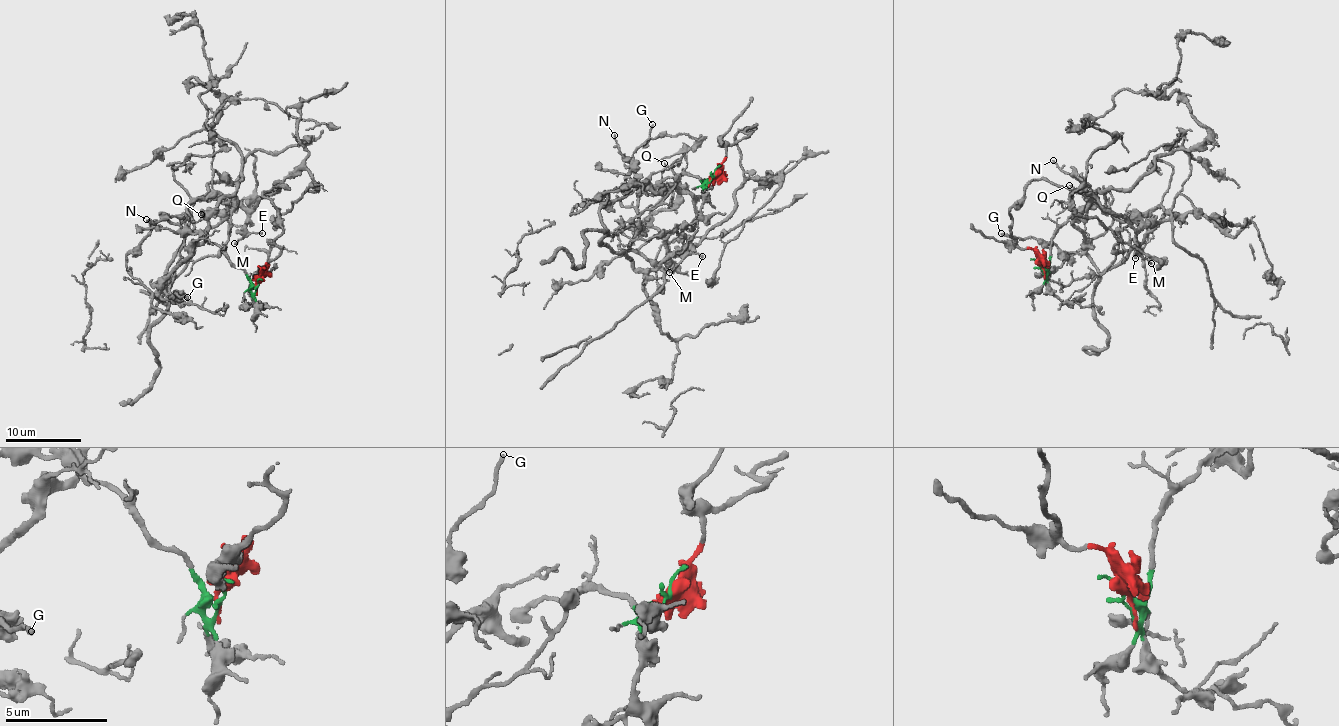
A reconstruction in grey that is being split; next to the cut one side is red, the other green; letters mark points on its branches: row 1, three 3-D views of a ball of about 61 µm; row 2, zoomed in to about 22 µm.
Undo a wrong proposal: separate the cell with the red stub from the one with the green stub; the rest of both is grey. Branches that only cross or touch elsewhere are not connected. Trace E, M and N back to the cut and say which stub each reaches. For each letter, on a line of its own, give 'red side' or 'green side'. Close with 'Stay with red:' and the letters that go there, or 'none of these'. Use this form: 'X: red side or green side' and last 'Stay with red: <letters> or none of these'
E: red side
M: red side
N: green side
Stay with red: E, M

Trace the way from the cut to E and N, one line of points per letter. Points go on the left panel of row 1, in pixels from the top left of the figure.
E: (257, 282), (279, 254), (283, 227), (263, 195), (281, 182), (250, 215), (246, 228), (261, 234)
N: (257, 282), (254, 287), (220, 247), (193, 235), (185, 222), (173, 216), (156, 223), (147, 219)

